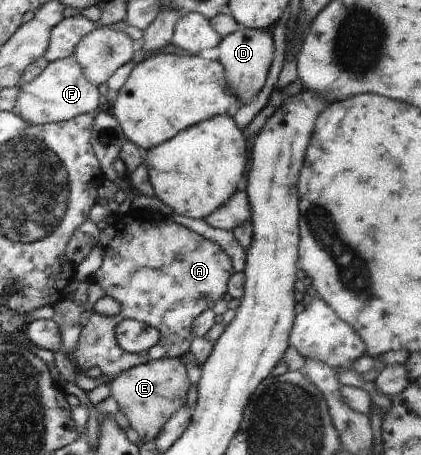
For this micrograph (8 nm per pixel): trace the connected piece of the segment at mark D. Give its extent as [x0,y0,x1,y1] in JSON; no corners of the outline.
[218,27,275,105]

